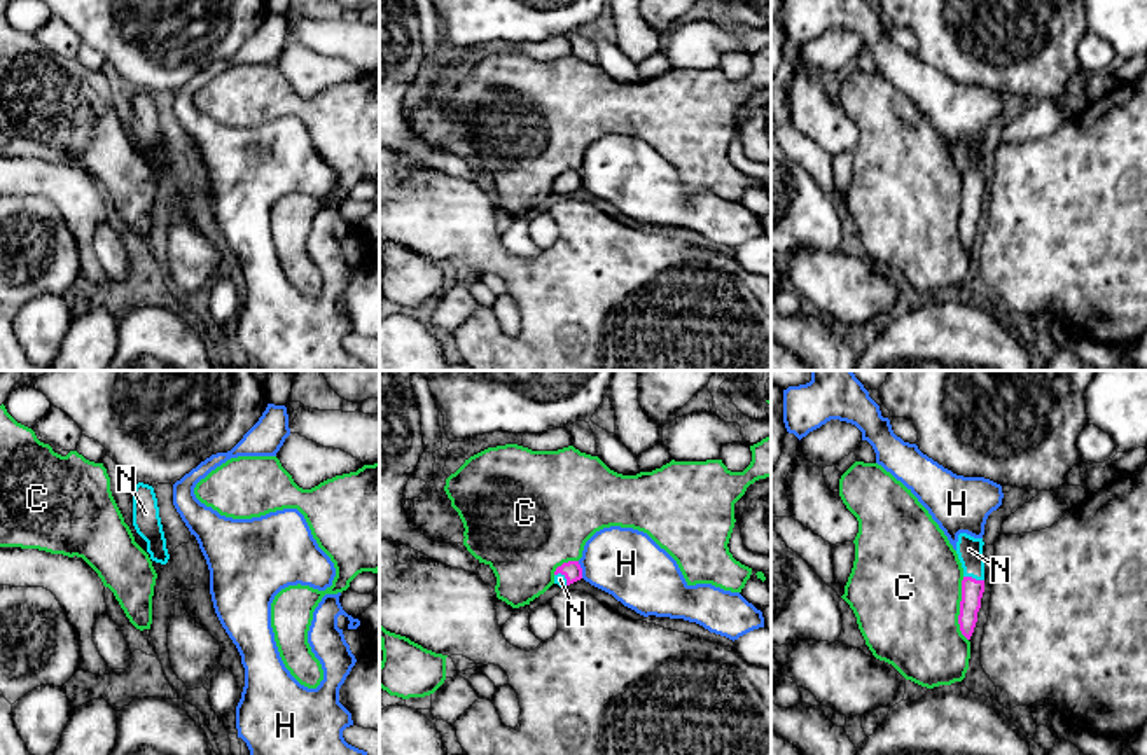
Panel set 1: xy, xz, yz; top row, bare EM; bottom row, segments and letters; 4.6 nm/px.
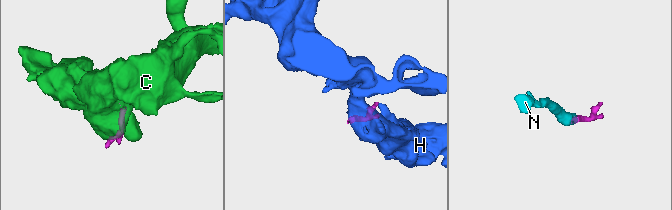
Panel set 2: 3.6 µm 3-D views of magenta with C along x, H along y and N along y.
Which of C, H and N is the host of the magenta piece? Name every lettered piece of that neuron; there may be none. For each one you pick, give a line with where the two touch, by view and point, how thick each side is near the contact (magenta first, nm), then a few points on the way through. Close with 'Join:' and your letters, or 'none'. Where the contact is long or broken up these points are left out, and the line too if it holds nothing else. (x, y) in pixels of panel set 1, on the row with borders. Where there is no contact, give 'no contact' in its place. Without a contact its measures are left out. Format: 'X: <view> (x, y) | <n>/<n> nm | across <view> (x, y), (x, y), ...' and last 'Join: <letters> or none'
N: yz (974, 579) | 100/120 nm | across yz (973, 589), (974, 579), (969, 549)
Join: N

